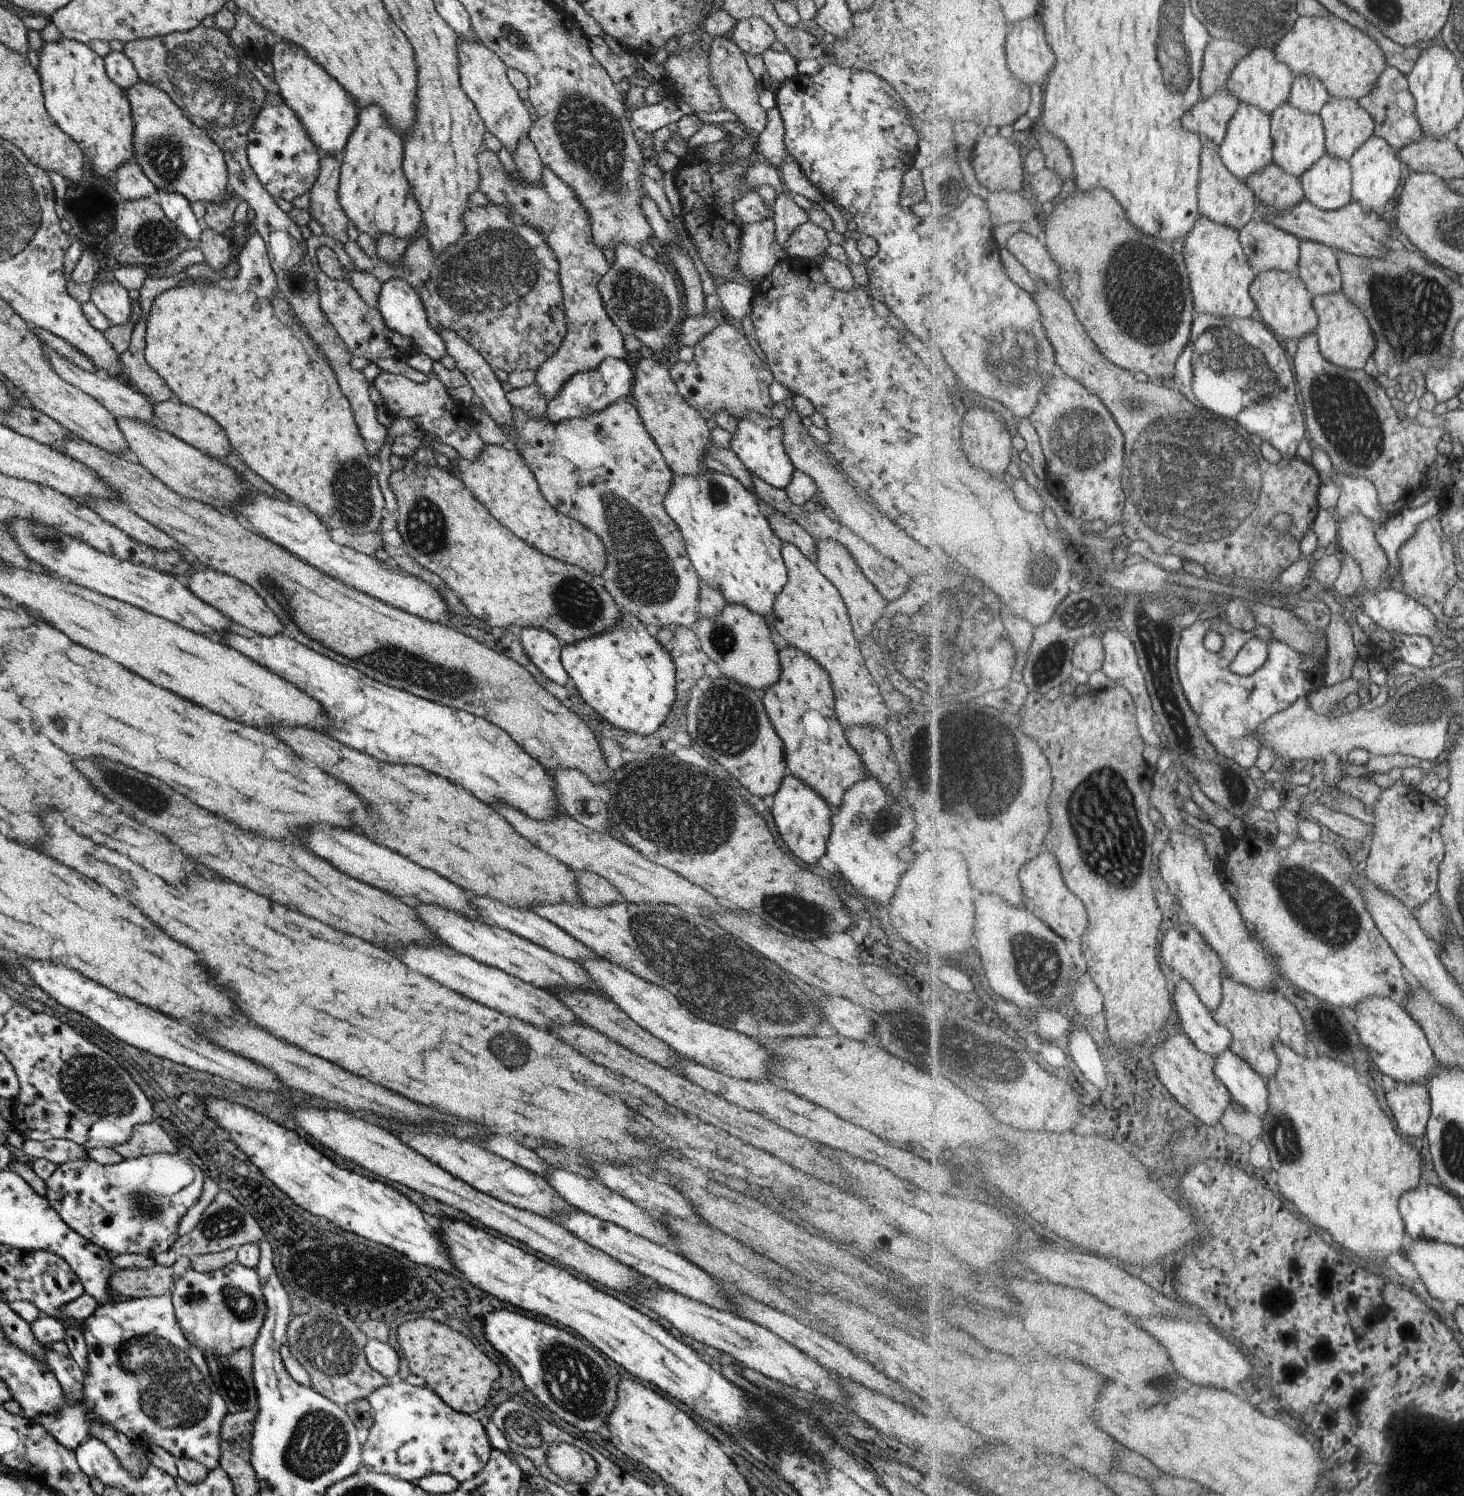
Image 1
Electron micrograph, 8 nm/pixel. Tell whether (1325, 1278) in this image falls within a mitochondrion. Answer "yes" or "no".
no

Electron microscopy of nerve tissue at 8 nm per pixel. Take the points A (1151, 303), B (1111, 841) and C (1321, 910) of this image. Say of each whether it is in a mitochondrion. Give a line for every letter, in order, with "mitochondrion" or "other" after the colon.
A: mitochondrion
B: mitochondrion
C: mitochondrion

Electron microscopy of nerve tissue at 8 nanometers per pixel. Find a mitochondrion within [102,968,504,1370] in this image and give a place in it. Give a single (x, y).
(226, 1221)

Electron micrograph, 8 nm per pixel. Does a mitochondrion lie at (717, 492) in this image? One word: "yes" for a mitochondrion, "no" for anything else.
yes

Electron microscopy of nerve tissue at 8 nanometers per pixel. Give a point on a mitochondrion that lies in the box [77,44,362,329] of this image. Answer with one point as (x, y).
(165, 150)

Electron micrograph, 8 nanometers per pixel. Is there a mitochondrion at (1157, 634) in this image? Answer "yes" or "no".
yes

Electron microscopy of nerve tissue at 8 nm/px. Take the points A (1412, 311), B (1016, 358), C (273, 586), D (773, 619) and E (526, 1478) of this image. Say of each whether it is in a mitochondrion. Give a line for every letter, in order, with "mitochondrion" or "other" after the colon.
A: mitochondrion
B: mitochondrion
C: mitochondrion
D: other
E: other

